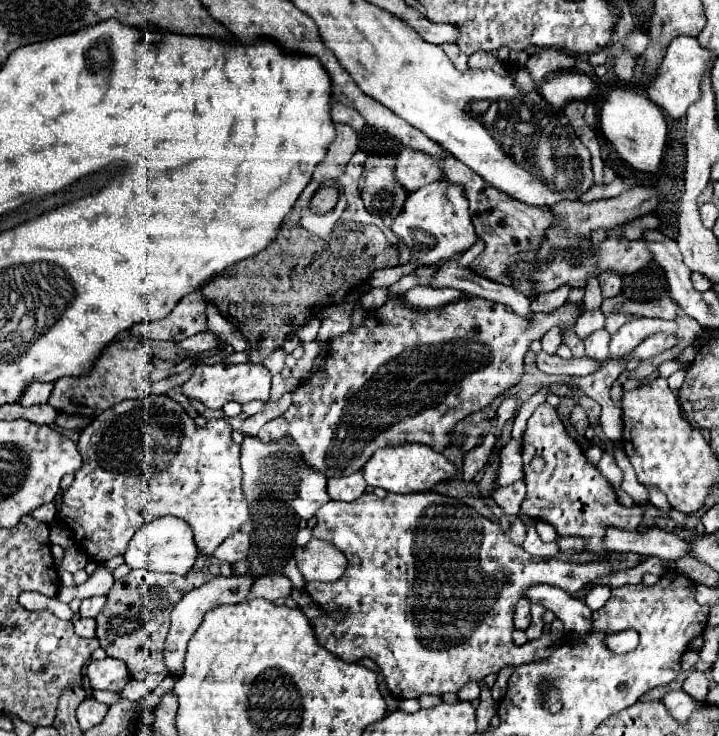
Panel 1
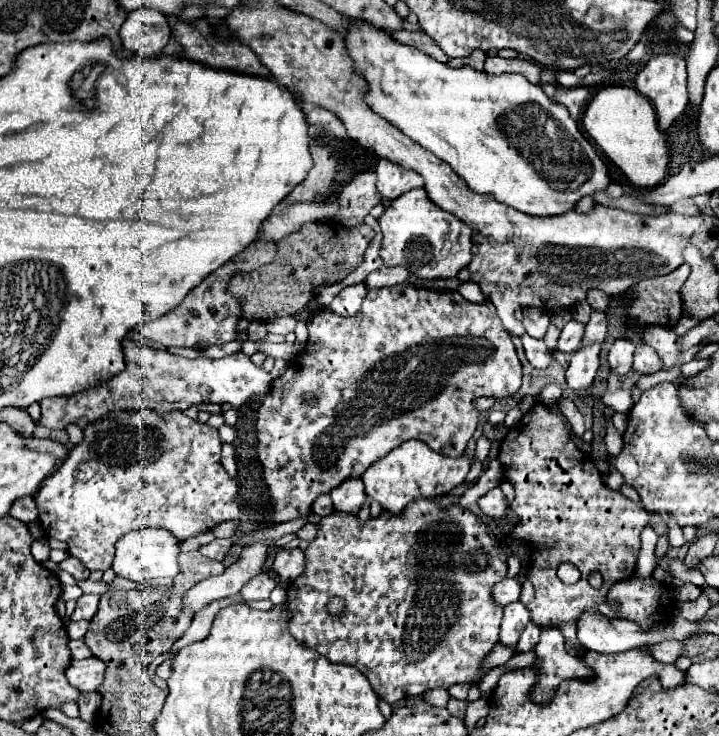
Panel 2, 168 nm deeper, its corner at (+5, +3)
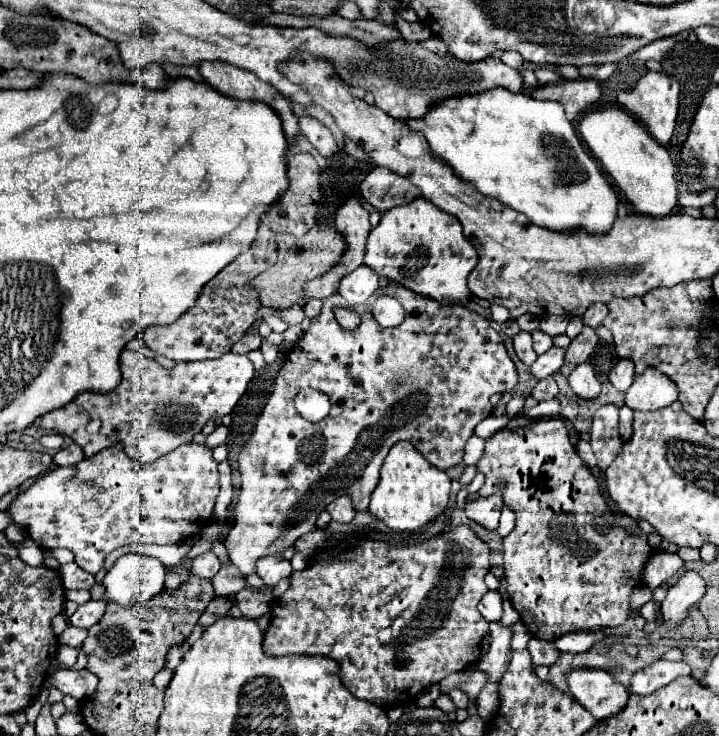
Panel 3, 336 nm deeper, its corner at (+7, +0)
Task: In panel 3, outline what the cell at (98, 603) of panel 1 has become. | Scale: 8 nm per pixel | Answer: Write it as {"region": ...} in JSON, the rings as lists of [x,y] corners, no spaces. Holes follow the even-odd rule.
{"region":[[[90,599],[86,605],[80,605],[76,609],[76,613],[70,617],[70,625],[82,627],[82,629],[90,629],[92,625],[96,625],[102,619],[104,611],[106,611],[106,603],[104,601]]]}

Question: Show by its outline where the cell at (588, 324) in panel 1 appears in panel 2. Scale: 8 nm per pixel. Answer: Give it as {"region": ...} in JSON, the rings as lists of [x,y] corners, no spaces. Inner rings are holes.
{"region":[[[570,320],[564,328],[562,328],[562,334],[558,338],[558,344],[556,344],[556,350],[560,352],[576,352],[580,346],[582,346],[582,332],[584,332],[584,322],[578,322],[578,320]]]}

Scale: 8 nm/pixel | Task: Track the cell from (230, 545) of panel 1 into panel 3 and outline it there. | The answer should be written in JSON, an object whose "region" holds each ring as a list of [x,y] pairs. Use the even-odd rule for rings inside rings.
{"region":[[[206,551],[206,553],[198,555],[198,557],[192,561],[190,573],[196,575],[196,577],[200,577],[200,579],[212,579],[212,577],[218,573],[220,565],[222,565],[220,559],[218,559],[212,551]]]}

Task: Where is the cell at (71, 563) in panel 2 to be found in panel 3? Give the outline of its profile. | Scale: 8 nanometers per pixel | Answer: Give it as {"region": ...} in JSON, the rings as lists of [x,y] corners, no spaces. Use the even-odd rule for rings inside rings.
{"region":[[[68,563],[60,567],[60,577],[66,589],[92,589],[96,579],[92,573],[82,571],[76,563]]]}

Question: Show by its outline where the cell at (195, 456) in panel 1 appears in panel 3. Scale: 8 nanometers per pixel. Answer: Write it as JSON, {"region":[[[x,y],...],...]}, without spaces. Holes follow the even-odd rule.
{"region":[[[184,443],[172,453],[158,457],[154,463],[140,465],[124,453],[122,445],[112,445],[90,459],[82,459],[78,465],[56,467],[42,475],[32,487],[22,491],[10,503],[8,515],[10,521],[22,527],[42,549],[66,547],[76,555],[76,563],[84,571],[98,573],[104,567],[104,559],[122,545],[172,545],[200,533],[214,515],[218,489],[218,465],[212,459],[212,451],[204,445]]]}

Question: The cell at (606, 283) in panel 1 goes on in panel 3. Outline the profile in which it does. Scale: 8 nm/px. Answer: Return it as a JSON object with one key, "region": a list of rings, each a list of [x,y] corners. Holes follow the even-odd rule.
{"region":[[[592,303],[592,307],[588,307],[588,311],[582,315],[582,323],[596,329],[606,315],[608,315],[608,307],[604,303]]]}

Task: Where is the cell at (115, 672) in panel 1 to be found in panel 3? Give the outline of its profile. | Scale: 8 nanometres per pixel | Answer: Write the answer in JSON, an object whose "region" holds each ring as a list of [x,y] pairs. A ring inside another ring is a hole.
{"region":[[[58,669],[46,679],[46,685],[54,685],[64,695],[70,695],[74,699],[84,699],[86,695],[96,691],[98,679],[96,679],[96,675],[92,675],[86,669],[80,669],[80,671],[76,671],[76,669]]]}

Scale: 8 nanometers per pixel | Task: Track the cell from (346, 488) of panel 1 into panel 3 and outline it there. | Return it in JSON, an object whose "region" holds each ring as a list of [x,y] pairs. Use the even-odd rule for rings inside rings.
{"region":[[[340,495],[336,501],[332,501],[328,507],[326,507],[326,511],[332,515],[332,519],[334,521],[338,521],[338,523],[350,523],[352,519],[354,519],[354,515],[356,515],[356,511],[354,511],[354,507],[352,507],[352,499],[348,497],[348,495]]]}

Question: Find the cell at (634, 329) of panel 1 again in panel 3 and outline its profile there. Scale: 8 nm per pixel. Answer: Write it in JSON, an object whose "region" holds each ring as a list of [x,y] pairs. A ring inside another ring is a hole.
{"region":[[[618,359],[610,371],[610,383],[618,391],[626,391],[634,381],[634,365],[628,359]]]}

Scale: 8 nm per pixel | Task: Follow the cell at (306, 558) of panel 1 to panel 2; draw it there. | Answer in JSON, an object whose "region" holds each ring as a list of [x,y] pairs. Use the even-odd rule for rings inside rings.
{"region":[[[300,548],[294,550],[280,550],[274,558],[274,570],[280,574],[282,580],[296,580],[306,568],[306,554]]]}

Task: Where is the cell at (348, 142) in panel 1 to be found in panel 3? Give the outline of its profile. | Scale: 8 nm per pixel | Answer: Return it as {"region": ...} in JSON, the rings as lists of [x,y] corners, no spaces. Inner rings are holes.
{"region":[[[296,153],[288,161],[288,179],[290,187],[286,193],[268,209],[270,229],[274,233],[290,233],[294,237],[306,235],[316,225],[316,211],[320,203],[320,169],[310,153]]]}

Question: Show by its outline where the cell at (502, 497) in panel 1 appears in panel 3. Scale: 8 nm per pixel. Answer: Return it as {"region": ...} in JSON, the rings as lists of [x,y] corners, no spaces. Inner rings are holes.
{"region":[[[500,495],[480,497],[476,501],[466,503],[466,517],[472,519],[474,523],[486,527],[488,531],[496,531],[502,507],[504,507],[504,503],[502,503]]]}

